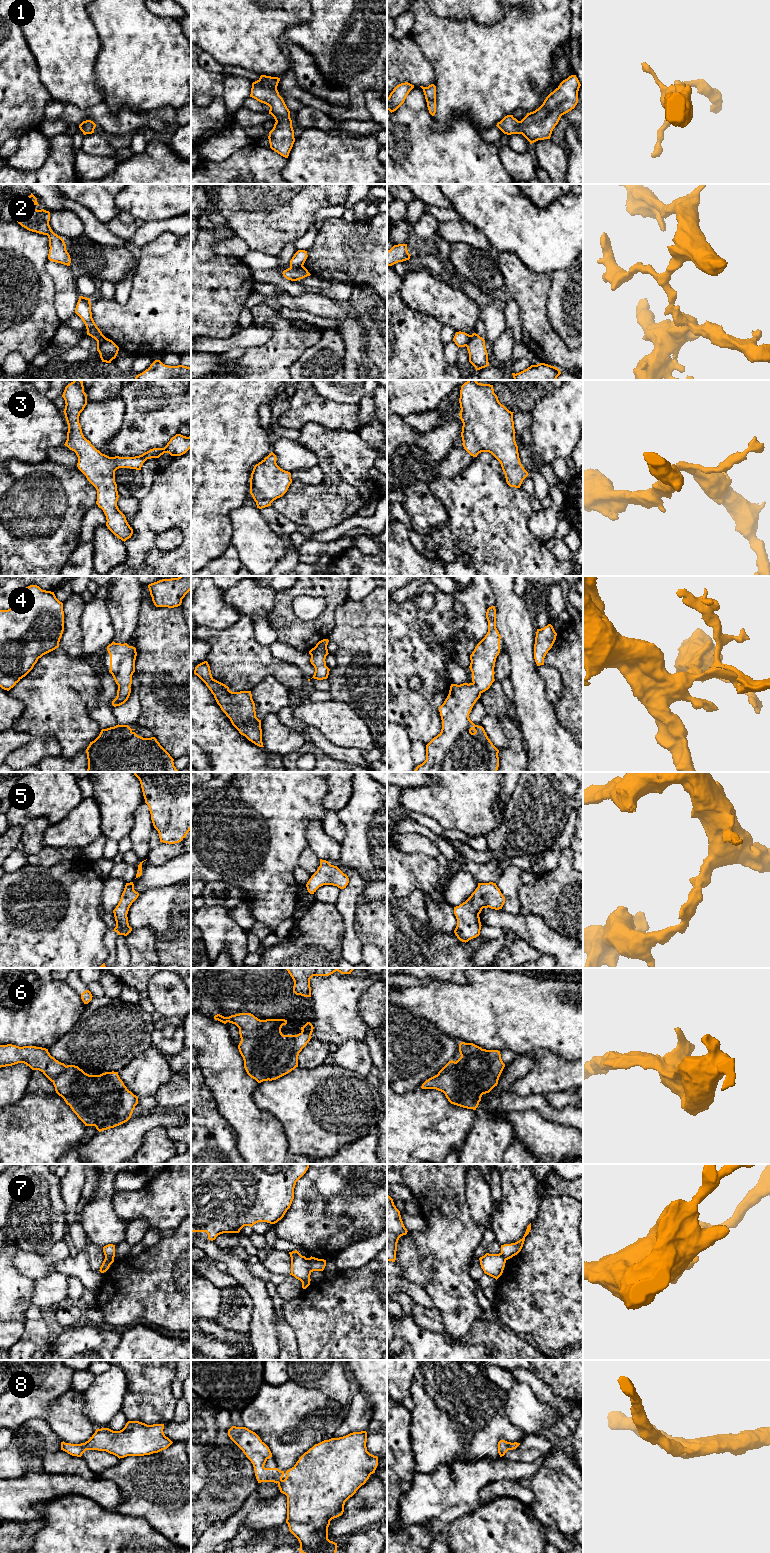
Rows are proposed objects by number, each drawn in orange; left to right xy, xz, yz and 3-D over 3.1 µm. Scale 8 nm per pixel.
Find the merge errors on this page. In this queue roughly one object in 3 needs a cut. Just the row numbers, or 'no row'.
2, 7

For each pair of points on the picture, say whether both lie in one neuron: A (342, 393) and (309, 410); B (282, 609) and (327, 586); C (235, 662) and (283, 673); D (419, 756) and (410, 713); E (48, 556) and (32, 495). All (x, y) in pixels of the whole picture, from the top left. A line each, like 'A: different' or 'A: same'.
A: different
B: same
C: same
D: different
E: same

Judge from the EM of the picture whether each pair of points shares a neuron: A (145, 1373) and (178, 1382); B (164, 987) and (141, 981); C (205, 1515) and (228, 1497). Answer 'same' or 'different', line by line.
A: different
B: different
C: same

